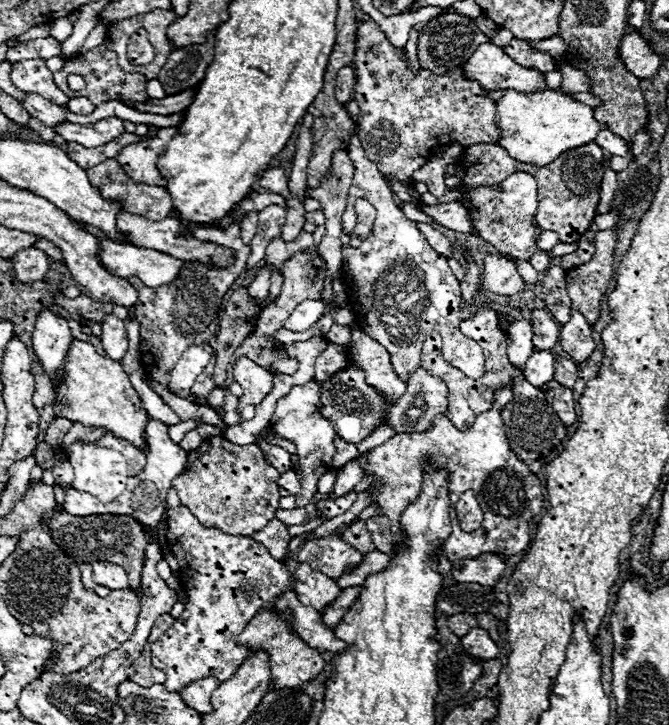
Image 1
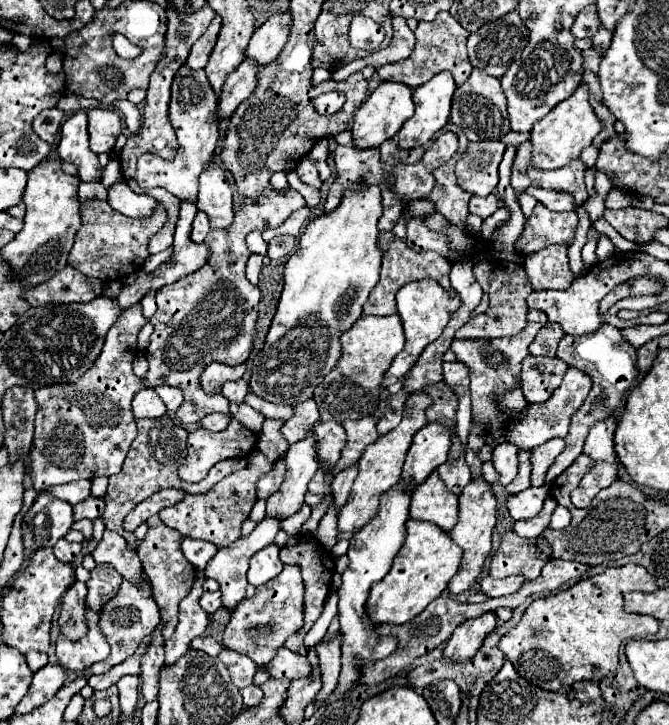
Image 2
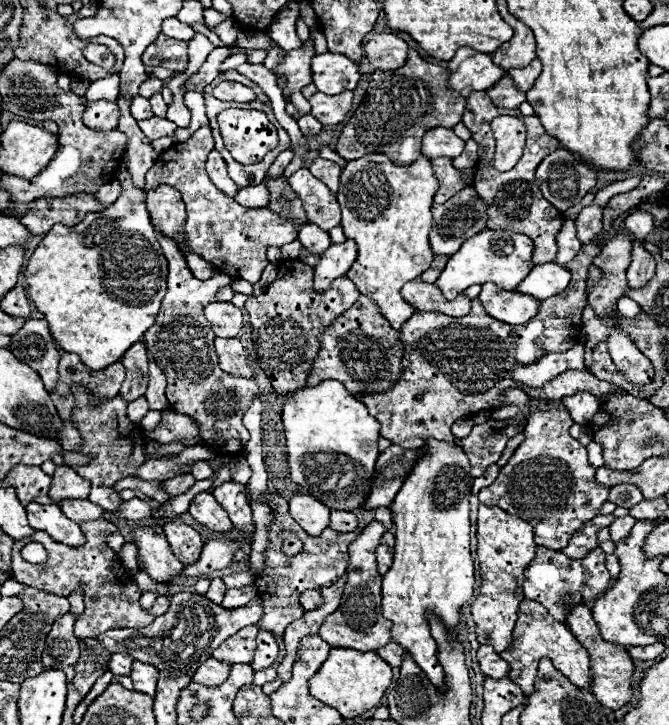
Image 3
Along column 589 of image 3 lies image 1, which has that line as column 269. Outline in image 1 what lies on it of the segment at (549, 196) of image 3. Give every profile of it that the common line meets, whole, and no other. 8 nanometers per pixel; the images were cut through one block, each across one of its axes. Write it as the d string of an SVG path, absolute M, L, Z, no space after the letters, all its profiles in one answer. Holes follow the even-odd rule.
M274 166L274 168L268 168L264 170L264 174L260 176L260 188L272 192L272 194L280 194L284 198L292 196L292 192L288 190L288 178L286 178L286 172L284 168L280 166Z

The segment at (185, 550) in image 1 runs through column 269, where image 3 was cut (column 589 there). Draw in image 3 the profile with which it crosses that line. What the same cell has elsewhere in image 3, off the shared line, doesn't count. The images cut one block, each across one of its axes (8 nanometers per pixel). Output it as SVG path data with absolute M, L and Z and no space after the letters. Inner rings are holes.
M538 546L534 562L526 568L524 594L526 594L526 598L540 602L554 616L554 620L564 624L570 608L578 606L578 604L588 604L590 600L594 602L598 596L602 596L608 590L608 586L612 586L612 576L608 572L604 560L606 560L606 554L598 546L596 546L596 550L592 550L592 554L588 552L588 556L580 558L580 560L572 560L572 558L564 556L562 552Z

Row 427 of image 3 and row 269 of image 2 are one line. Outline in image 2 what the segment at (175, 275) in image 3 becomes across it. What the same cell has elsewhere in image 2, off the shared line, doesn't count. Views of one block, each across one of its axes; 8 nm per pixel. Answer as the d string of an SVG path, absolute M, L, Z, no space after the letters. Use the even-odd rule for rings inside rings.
M266 188L256 202L242 206L234 214L234 222L228 228L208 232L204 244L210 248L210 258L198 272L188 274L178 282L158 290L158 310L150 318L154 332L146 352L150 370L144 378L152 388L168 384L182 390L184 402L176 412L180 422L198 422L210 412L230 414L230 402L220 392L206 394L200 384L200 376L210 362L224 362L234 366L242 360L248 360L252 350L252 340L256 334L254 324L258 316L256 308L260 304L262 292L244 276L244 266L250 256L246 248L246 236L252 230L280 226L294 210L304 206L304 198L292 188L288 188L284 194Z

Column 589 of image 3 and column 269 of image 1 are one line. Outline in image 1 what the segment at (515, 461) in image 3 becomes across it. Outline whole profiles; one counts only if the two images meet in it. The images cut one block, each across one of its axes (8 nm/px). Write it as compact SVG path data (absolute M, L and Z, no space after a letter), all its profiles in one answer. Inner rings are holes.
M224 436L206 438L196 450L188 452L184 470L172 480L182 504L204 524L216 526L228 534L254 536L280 508L276 480L280 472L266 460L258 444L236 446Z

